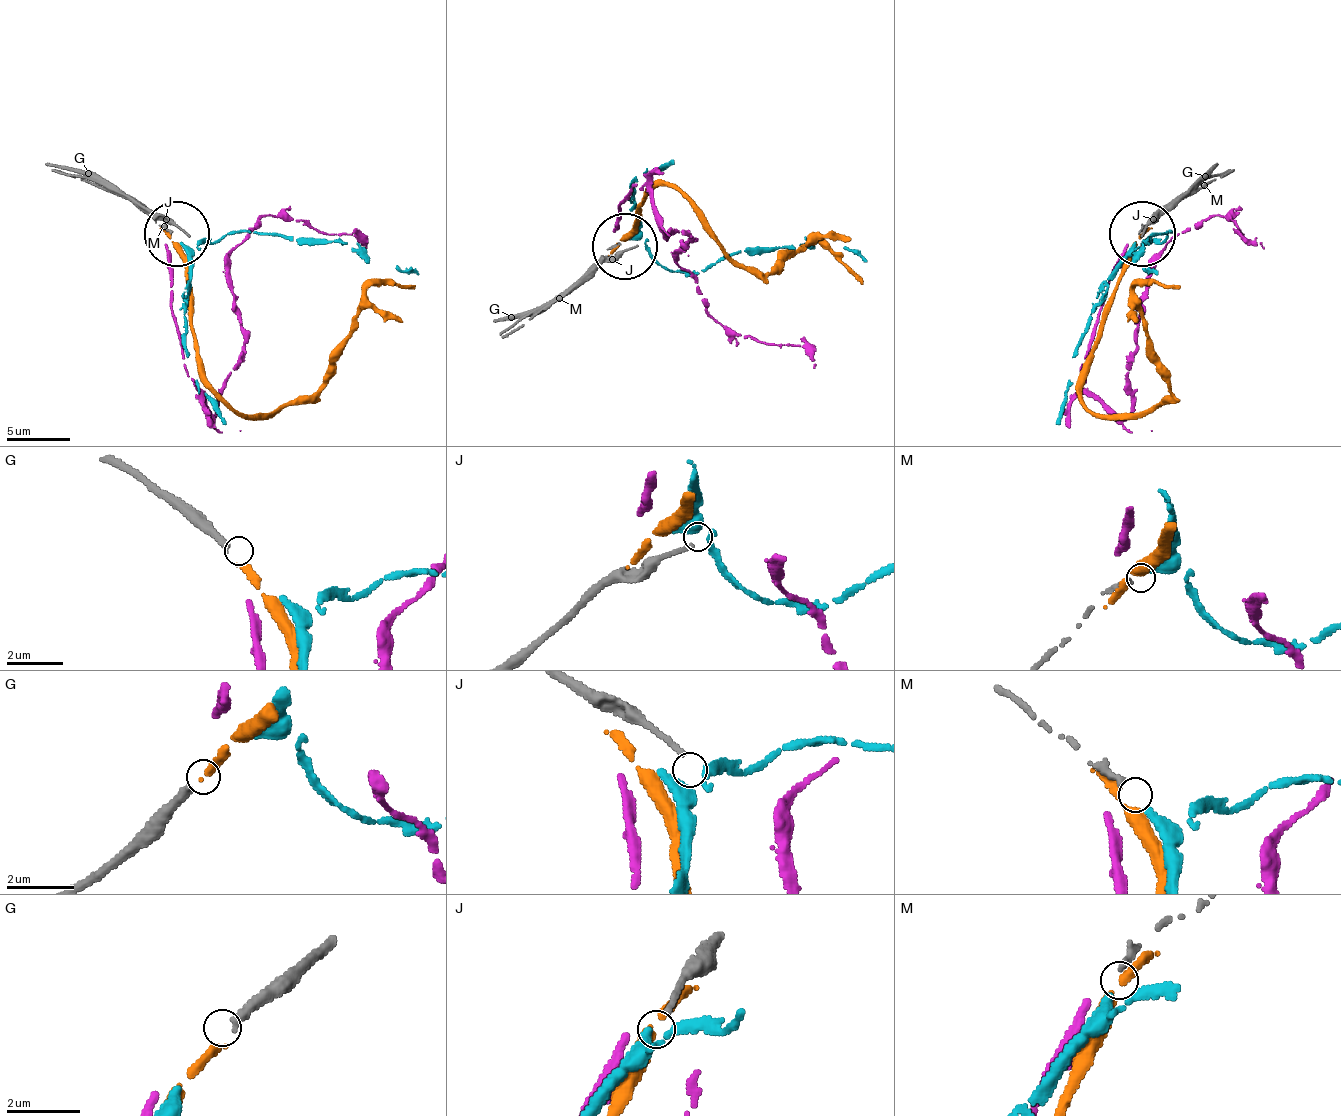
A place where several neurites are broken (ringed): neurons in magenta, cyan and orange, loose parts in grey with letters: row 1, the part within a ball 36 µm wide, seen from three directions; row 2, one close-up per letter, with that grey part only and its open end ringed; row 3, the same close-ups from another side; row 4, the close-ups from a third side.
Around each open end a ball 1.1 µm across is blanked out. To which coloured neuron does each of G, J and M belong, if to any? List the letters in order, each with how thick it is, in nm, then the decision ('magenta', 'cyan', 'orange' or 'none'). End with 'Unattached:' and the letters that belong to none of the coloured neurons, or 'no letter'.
G: 280 nm thick; orange
J: 140 nm thick; none
M: 200 nm thick; cyan
Unattached: J

